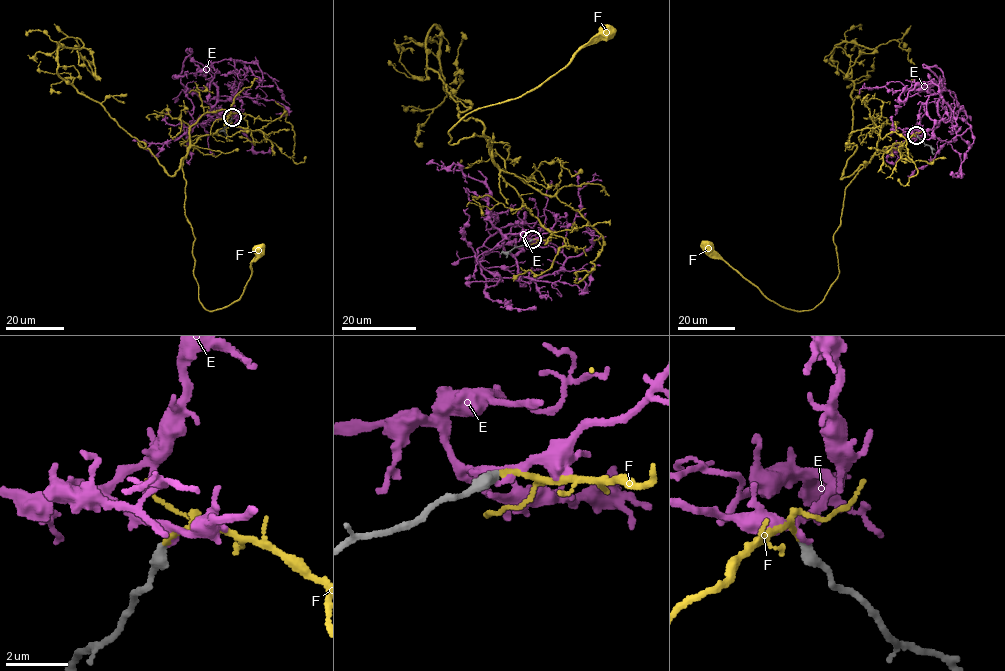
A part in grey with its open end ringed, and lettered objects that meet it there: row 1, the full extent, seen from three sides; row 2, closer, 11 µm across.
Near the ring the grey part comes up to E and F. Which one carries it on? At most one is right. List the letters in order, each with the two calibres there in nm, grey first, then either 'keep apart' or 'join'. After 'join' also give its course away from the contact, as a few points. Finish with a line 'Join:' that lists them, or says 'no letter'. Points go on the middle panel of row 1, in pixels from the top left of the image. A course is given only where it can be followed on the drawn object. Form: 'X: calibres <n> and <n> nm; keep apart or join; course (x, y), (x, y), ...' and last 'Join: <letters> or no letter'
E: calibres 360 and 140 nm; keep apart
F: calibres 360 and 180 nm; join; course (532, 239), (552, 233), (500, 174), (489, 137), (449, 144), (449, 131), (470, 112), (538, 87), (605, 30)
Join: F

